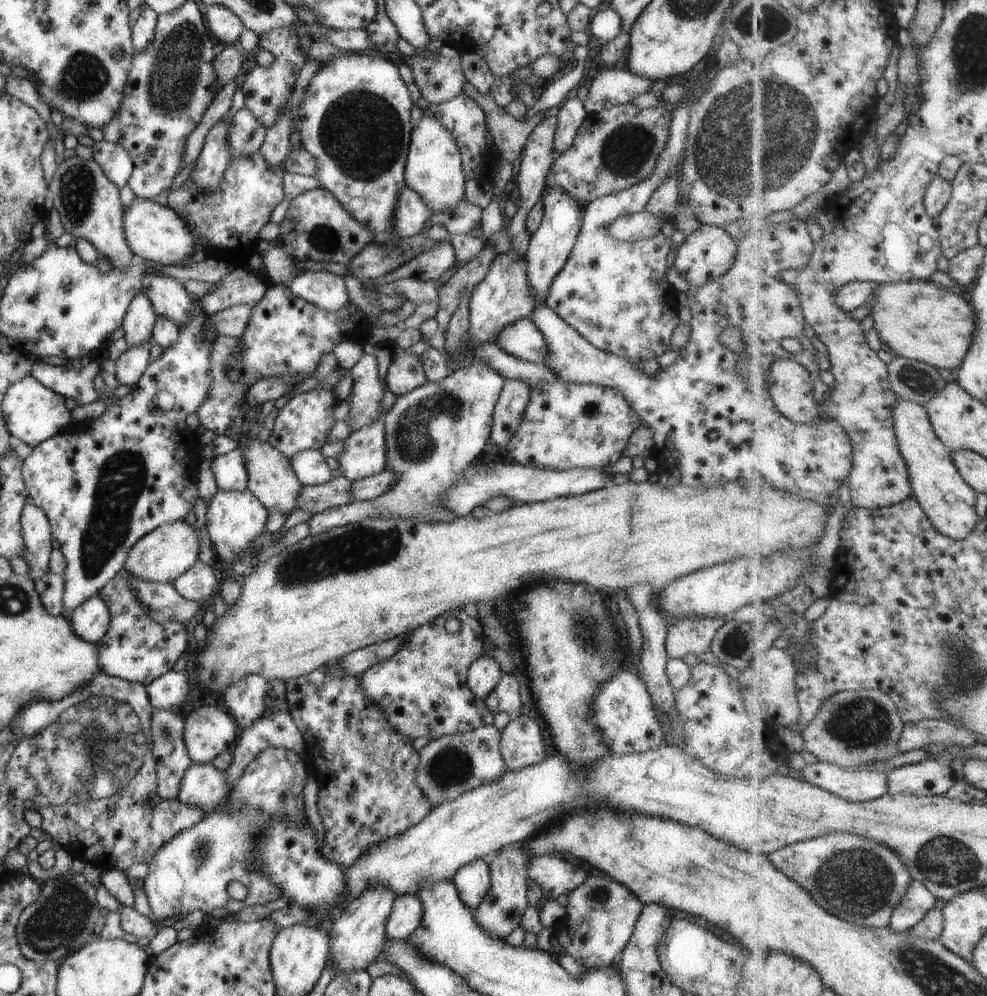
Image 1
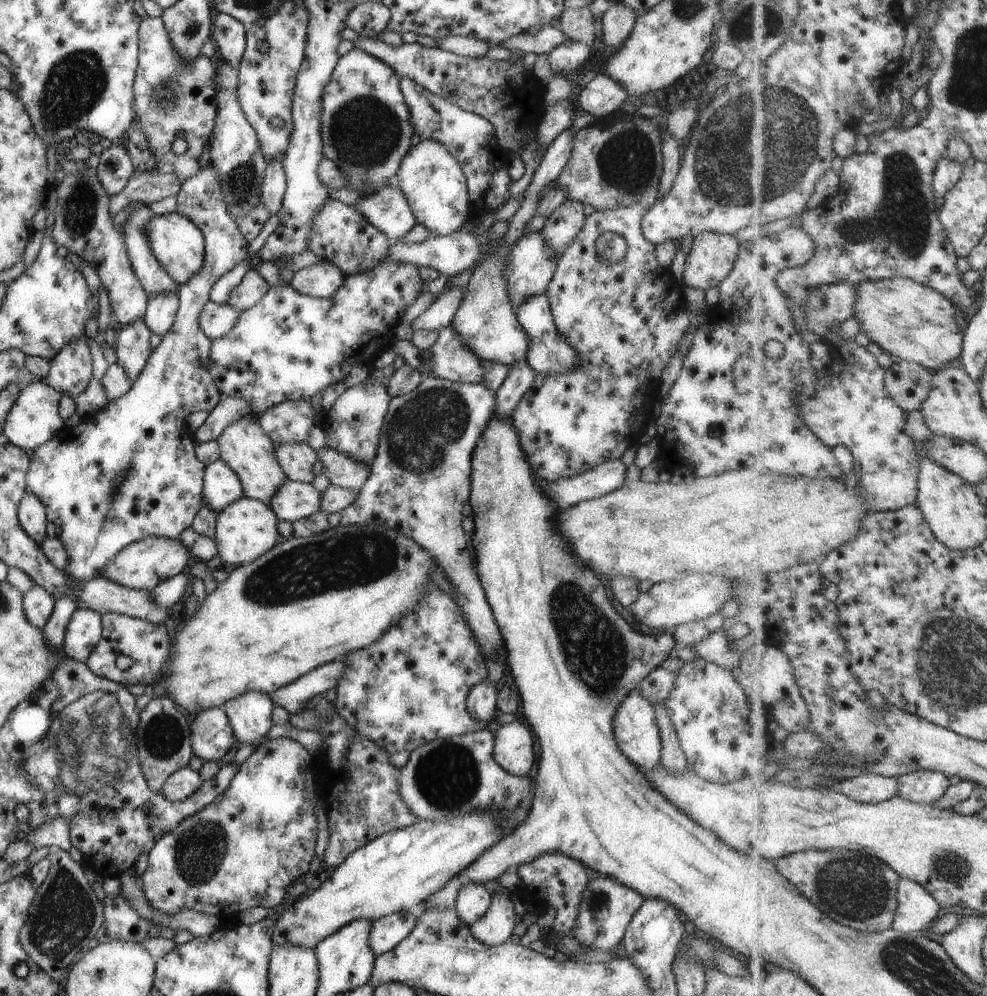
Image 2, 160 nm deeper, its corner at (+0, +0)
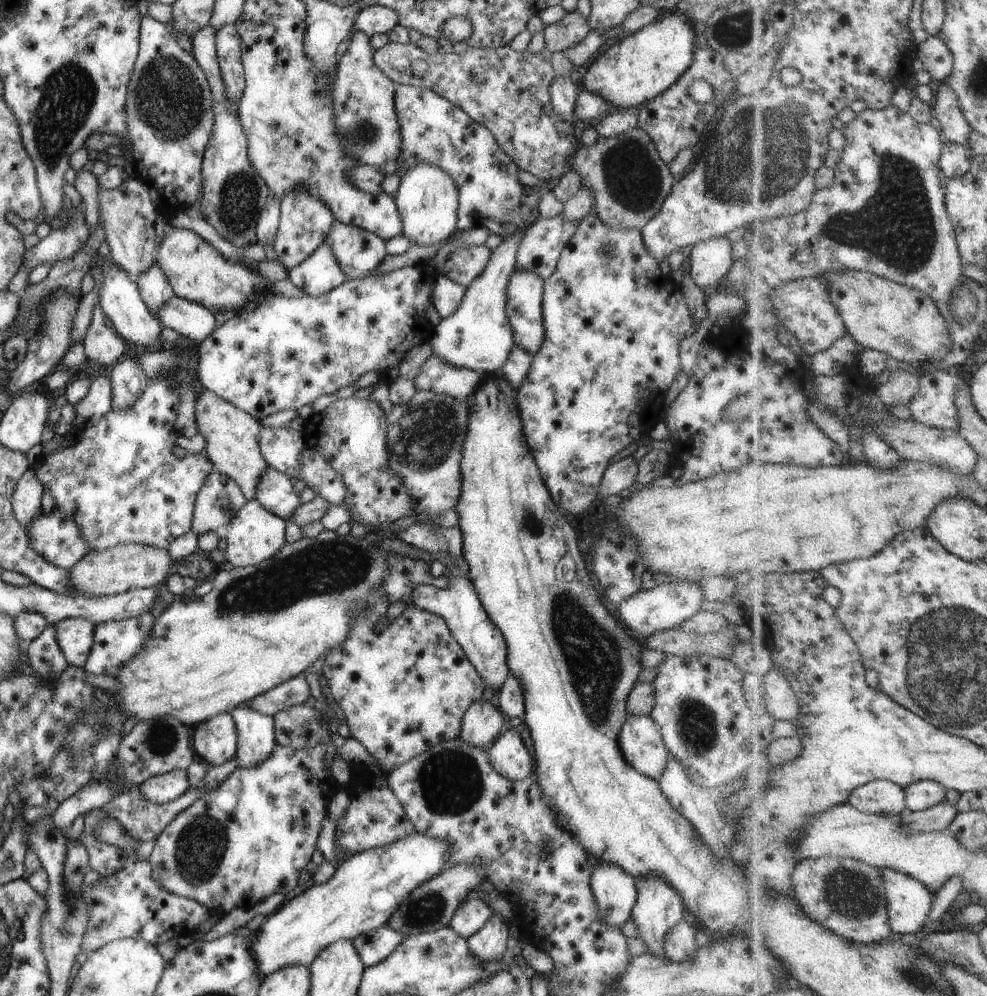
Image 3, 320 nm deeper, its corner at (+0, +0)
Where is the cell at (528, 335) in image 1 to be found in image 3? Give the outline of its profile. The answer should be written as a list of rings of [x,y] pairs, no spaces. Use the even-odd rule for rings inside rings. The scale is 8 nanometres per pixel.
[[[527,227],[518,229],[493,250],[483,272],[465,289],[462,301],[451,316],[433,326],[427,342],[437,358],[457,368],[487,374],[499,373],[509,351],[514,345],[512,325],[505,314],[505,291],[512,275],[517,247]]]

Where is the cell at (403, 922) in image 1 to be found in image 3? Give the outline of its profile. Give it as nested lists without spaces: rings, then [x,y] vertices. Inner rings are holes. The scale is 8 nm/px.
[[[385,924],[357,935],[352,940],[352,945],[365,968],[387,958],[403,940],[403,937],[400,932]]]

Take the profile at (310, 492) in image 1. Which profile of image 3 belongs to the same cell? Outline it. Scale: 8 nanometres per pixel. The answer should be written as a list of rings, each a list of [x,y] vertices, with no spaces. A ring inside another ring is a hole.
[[[267,466],[259,475],[253,499],[261,508],[287,522],[291,513],[300,505],[298,495],[291,490],[294,481],[286,474]]]

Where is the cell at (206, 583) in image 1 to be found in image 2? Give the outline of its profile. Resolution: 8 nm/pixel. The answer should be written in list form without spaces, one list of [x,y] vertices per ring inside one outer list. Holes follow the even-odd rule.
[[[183,570],[167,579],[159,581],[151,590],[150,598],[155,607],[171,607],[184,600],[189,593],[191,576]]]

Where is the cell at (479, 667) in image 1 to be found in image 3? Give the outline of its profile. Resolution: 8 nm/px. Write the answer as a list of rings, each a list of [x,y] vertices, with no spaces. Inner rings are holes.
[[[481,698],[474,700],[463,713],[459,740],[468,745],[488,748],[488,746],[503,731],[503,714],[494,701]]]

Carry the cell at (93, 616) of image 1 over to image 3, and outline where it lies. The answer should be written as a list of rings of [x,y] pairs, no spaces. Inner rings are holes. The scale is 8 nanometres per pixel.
[[[82,618],[58,620],[52,627],[63,656],[69,665],[82,668],[92,645],[94,624]]]

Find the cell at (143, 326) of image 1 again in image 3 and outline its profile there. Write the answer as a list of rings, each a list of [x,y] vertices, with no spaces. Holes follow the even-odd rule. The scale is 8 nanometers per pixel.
[[[127,345],[125,354],[107,368],[111,389],[111,409],[129,408],[147,386],[148,378],[136,359],[139,354],[137,350],[136,346]]]

